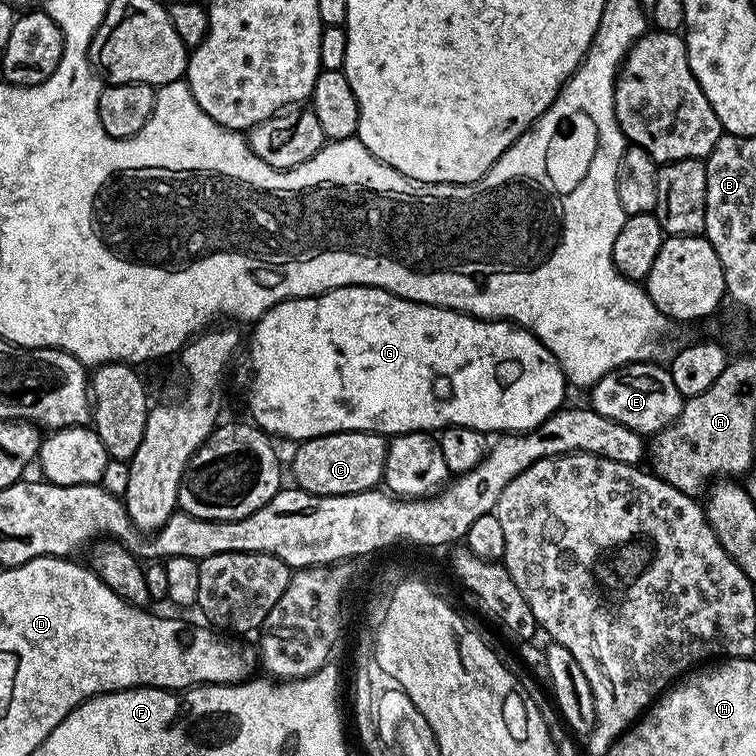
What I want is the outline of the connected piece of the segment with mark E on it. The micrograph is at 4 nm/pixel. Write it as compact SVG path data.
M656 363L627 364L606 374L590 389L591 408L598 414L641 434L655 434L670 427L684 409L685 397L678 394L674 378L670 378L667 367L663 363Z

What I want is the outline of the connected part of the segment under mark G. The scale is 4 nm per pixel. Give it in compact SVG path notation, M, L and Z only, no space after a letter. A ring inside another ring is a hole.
M355 284L349 288L331 288L329 292L323 292L321 296L299 296L293 300L283 300L278 302L270 310L266 310L266 314L262 314L262 318L255 321L251 325L252 337L247 337L246 352L248 348L248 412L251 423L261 428L263 432L267 432L269 437L289 436L292 442L309 440L310 438L318 438L326 434L334 434L335 432L378 432L385 438L401 436L404 432L427 432L446 428L448 425L466 426L473 428L485 434L515 434L518 432L529 432L531 428L537 428L542 422L546 422L546 418L550 418L554 413L559 412L564 400L564 388L566 389L566 381L564 372L560 369L560 363L554 358L554 354L550 354L550 350L546 350L546 346L534 333L528 332L525 328L521 328L518 324L513 324L507 320L486 320L479 316L470 316L466 312L455 312L453 308L439 308L433 304L419 304L413 300L407 300L401 296L390 294L381 288L369 288L362 284Z

